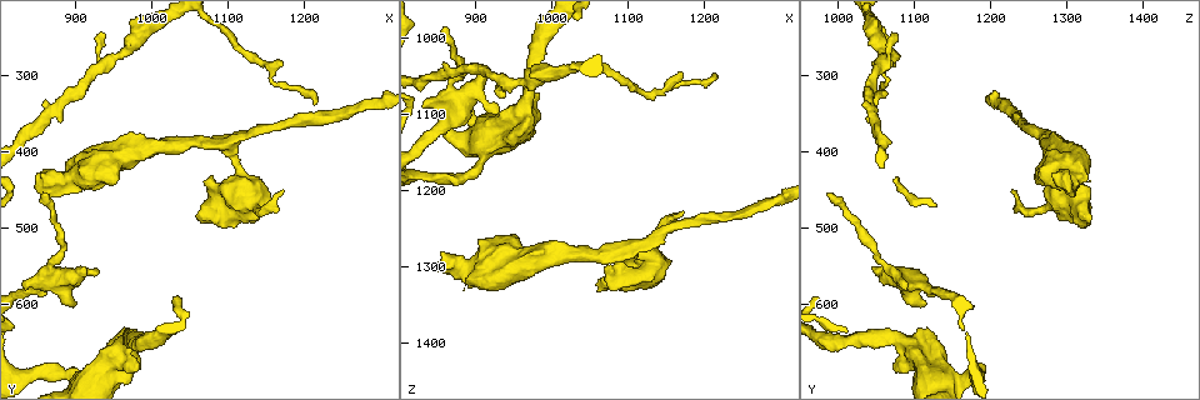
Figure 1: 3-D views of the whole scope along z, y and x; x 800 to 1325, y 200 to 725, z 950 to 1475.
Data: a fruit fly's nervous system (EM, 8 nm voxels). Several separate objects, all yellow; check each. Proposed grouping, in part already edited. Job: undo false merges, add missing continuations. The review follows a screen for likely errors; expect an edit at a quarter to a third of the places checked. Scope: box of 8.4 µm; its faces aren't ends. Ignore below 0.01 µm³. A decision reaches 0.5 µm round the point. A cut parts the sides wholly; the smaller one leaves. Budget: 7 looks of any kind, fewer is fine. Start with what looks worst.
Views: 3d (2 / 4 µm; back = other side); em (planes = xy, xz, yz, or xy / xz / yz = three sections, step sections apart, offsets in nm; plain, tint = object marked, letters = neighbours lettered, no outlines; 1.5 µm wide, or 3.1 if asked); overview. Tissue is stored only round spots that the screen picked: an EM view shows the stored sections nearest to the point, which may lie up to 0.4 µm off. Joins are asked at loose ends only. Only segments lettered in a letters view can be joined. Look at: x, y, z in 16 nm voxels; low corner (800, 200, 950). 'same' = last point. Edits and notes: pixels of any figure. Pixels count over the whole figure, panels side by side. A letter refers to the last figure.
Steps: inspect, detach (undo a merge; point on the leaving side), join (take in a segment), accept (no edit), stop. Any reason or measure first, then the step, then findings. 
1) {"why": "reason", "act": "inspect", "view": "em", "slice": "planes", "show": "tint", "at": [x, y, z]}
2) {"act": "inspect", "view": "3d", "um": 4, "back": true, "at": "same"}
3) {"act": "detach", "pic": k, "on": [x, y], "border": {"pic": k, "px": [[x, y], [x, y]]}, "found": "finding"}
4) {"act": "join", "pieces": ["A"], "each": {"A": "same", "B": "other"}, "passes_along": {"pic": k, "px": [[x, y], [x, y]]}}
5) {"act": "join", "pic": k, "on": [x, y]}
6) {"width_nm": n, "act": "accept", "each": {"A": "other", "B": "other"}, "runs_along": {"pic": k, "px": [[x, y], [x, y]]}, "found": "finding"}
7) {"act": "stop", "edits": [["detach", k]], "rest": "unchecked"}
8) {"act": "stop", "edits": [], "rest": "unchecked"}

{"why": "long arm stops here", "act": "inspect", "view": "3d", "um": 2, "back": true, "at": [1215, 335, 1050]}

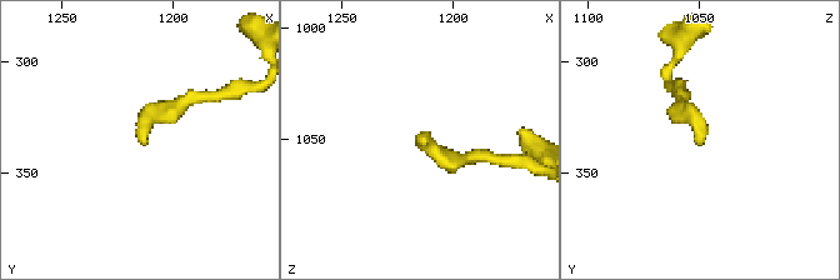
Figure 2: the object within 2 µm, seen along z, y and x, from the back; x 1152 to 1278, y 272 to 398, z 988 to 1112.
{"why": "need the tissue", "act": "inspect", "view": "em", "slice": "yz", "step": 8, "show": "tint", "at": [1217, 336, 1051]}

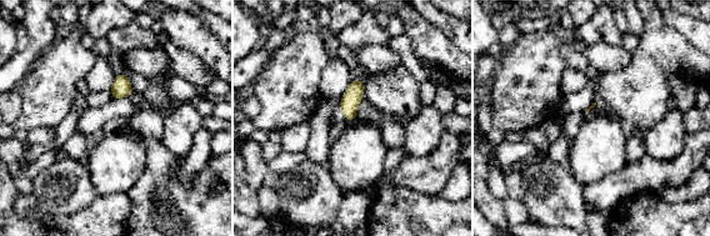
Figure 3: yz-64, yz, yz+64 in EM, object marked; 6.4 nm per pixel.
{"act": "inspect", "view": "em", "slice": "planes", "show": "letters", "at": "same"}

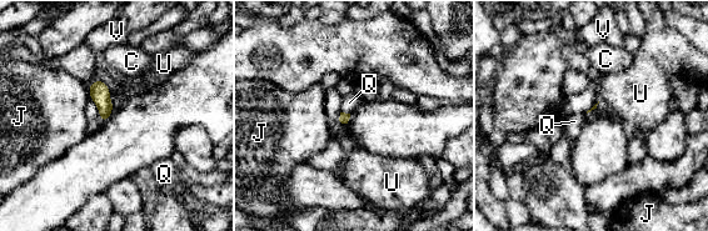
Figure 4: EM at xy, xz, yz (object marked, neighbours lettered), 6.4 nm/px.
{"act": "join", "pic": 4, "on": [349, 103], "each": {"C": "other", "J": "other", "Q": "same", "U": "other", "V": "other"}, "passes_along": {"pic": 4, "px": [[344, 117], [344, 113], [349, 103]]}, "found": "the cell continues"}

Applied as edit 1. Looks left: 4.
{"why": "see it whole again", "act": "inspect", "view": "overview"}

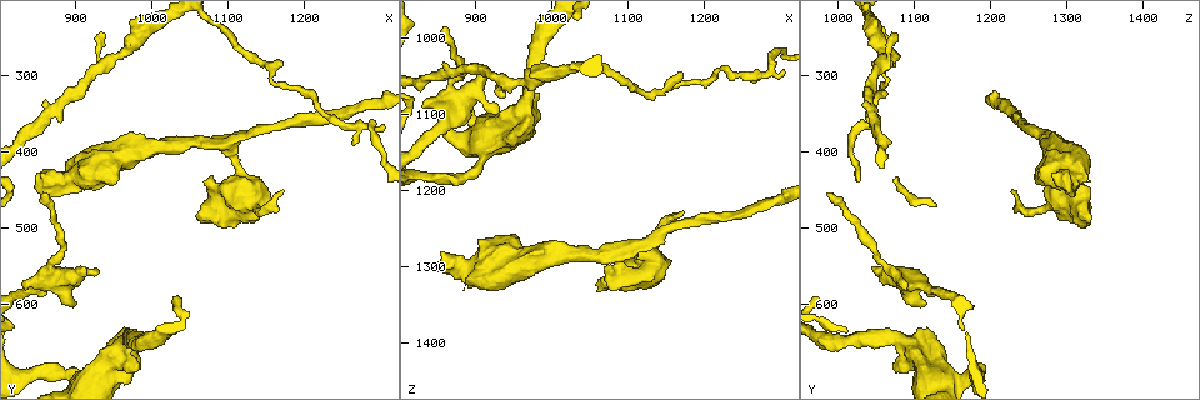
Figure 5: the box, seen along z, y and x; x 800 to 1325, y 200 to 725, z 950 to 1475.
{"why": "thin end", "act": "inspect", "view": "em", "slice": "xz", "step": 8, "show": "letters", "at": [860, 455, 985]}

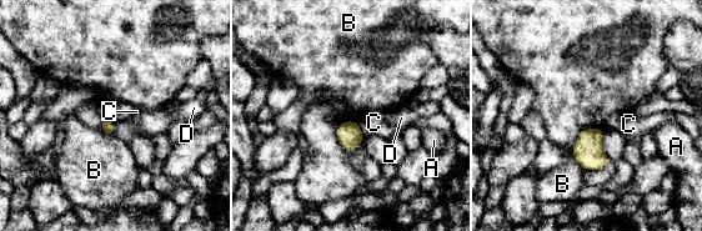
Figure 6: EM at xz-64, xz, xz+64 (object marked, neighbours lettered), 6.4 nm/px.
{"why": "another direction", "act": "inspect", "view": "em", "slice": "planes", "show": "letters", "at": "same"}

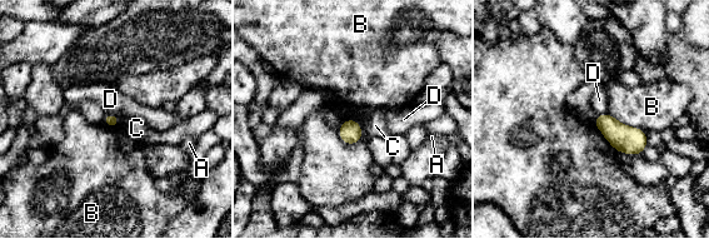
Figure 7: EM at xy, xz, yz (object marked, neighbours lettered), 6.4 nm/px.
{"act": "accept", "each": {"A": "other", "B": "other", "C": "other", "D": "other"}, "border": {"pic": 7, "px": [[106, 113], [111, 113], [120, 119]]}, "found": "none of them fits"}

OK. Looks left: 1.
{"act": "stop", "edits": [["join", 4]], "rest": "unchecked"}

